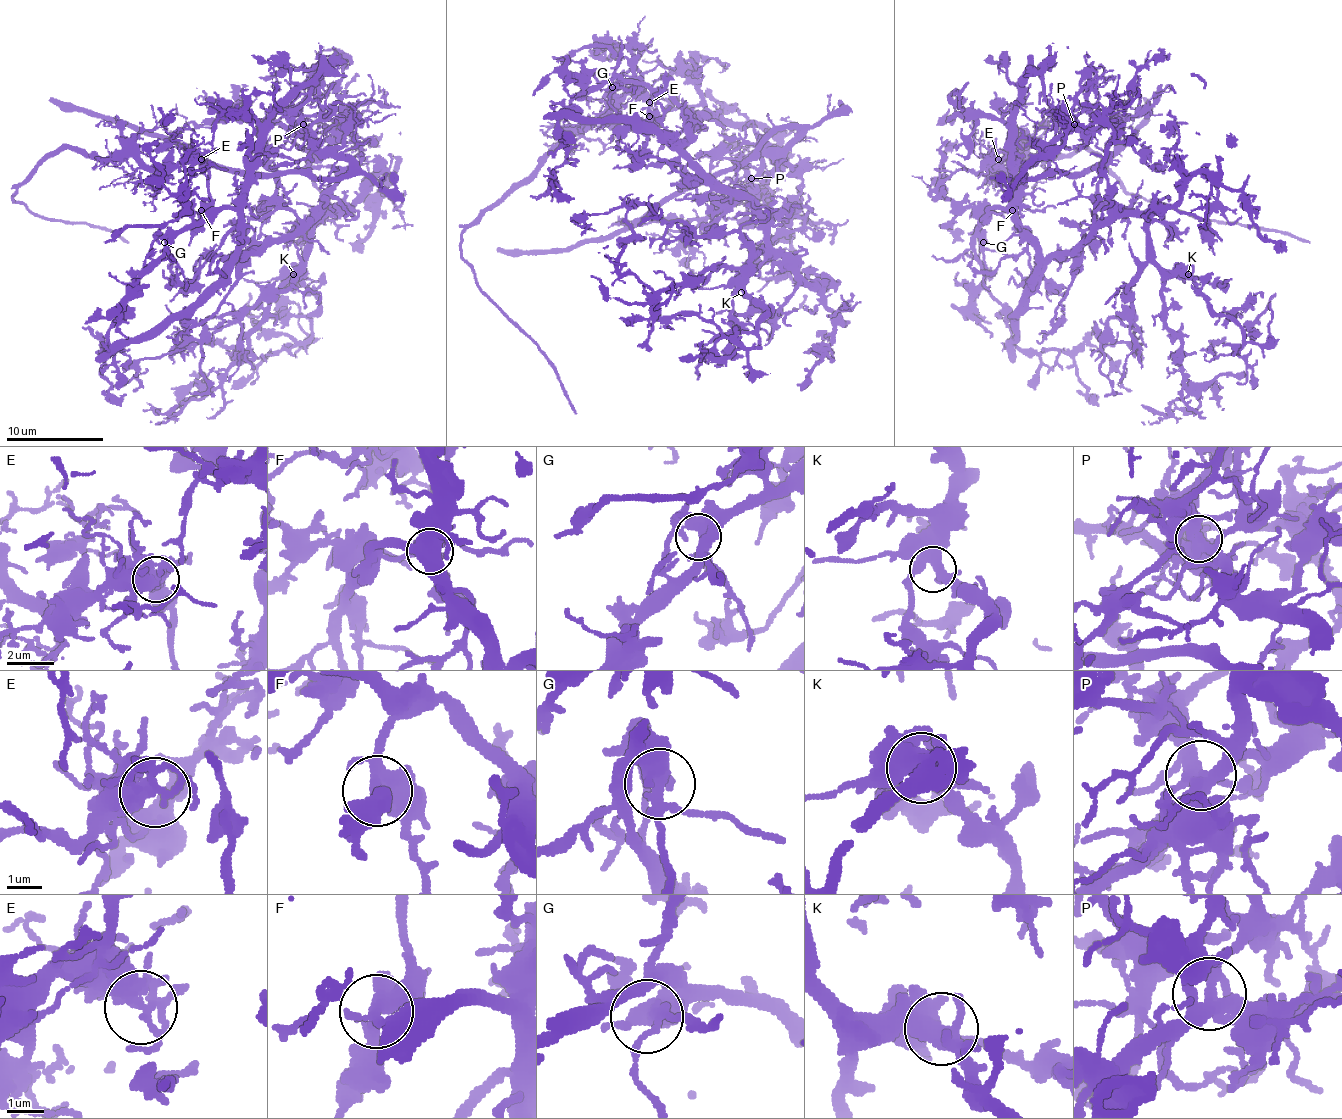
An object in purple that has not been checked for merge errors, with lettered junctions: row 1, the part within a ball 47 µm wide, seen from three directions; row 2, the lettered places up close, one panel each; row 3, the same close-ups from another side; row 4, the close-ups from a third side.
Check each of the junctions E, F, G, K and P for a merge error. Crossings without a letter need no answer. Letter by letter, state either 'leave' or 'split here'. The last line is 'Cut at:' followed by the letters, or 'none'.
E: split here
F: leave
G: leave
K: leave
P: split here
Cut at: E, P

